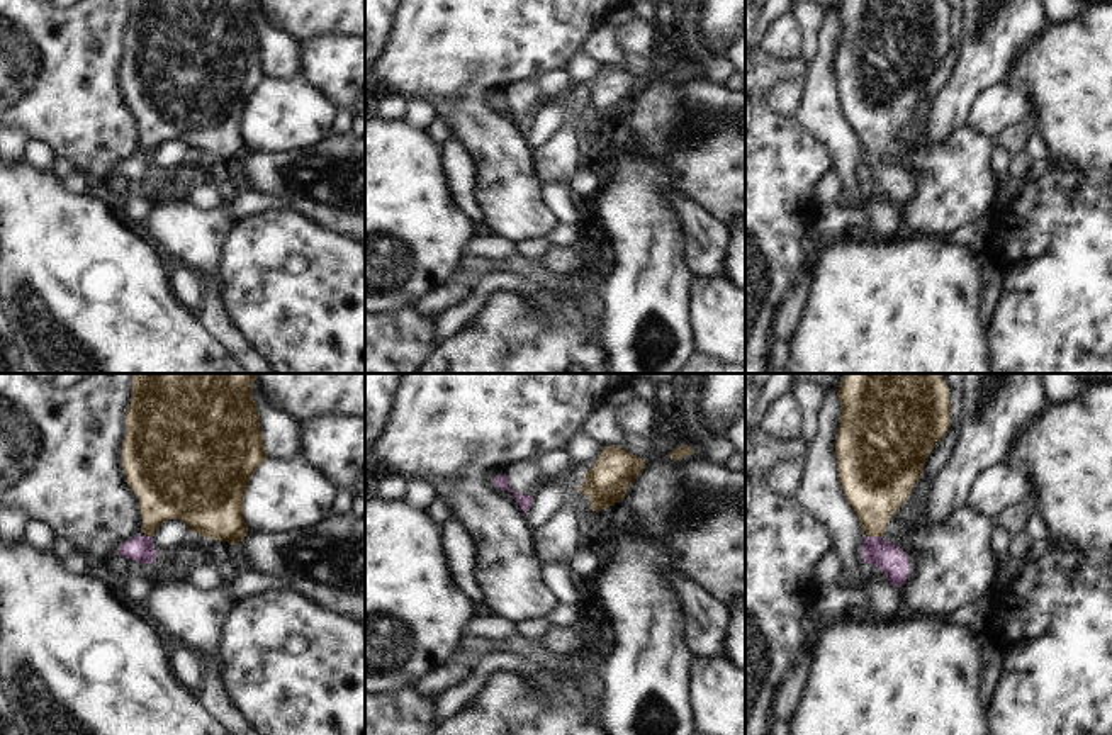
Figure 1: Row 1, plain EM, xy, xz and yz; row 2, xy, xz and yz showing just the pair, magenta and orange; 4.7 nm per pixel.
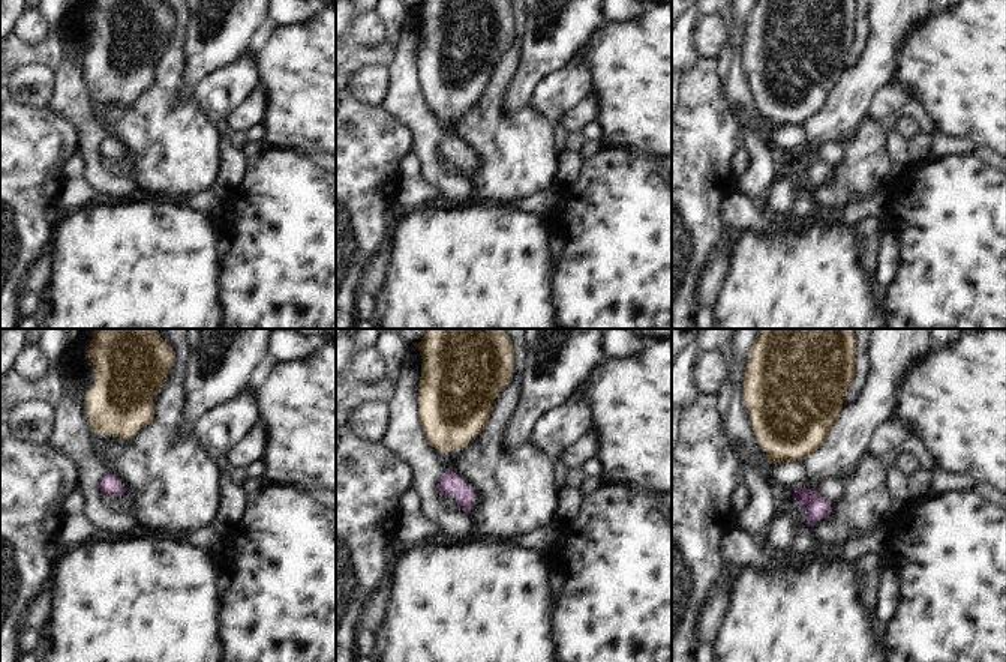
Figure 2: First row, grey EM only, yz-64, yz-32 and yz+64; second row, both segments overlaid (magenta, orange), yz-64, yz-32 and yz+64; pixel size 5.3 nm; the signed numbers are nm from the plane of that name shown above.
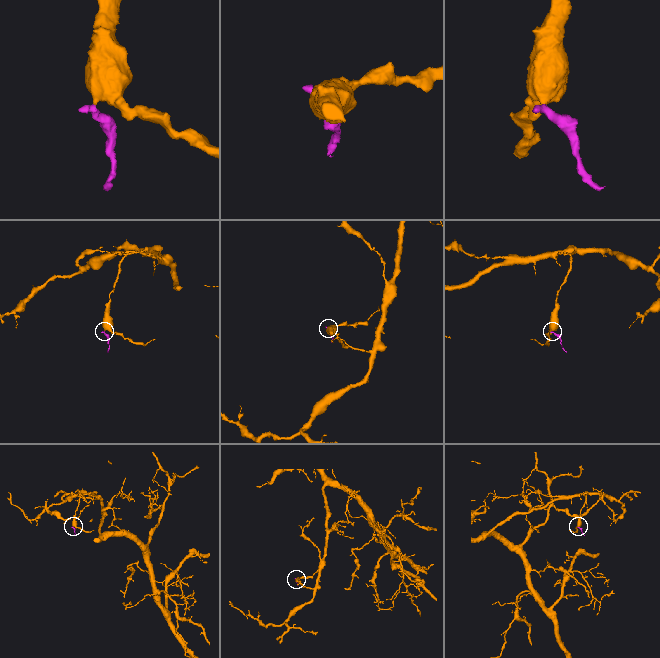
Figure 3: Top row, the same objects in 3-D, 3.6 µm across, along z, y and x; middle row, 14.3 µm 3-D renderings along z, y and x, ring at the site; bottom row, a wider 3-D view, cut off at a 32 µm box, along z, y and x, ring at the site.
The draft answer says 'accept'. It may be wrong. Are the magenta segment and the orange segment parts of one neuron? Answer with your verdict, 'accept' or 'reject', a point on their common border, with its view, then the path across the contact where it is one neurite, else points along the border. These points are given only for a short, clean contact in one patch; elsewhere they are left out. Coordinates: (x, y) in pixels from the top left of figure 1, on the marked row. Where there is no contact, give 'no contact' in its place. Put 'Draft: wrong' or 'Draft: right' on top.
Draft: right
accept | yz (875, 537) | across yz (895, 564), (875, 537), (876, 484)

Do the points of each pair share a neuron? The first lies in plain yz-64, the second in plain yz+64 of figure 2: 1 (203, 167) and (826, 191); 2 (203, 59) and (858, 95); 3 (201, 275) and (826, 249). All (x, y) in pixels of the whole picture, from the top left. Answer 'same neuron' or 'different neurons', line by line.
1: same neuron
2: same neuron
3: same neuron

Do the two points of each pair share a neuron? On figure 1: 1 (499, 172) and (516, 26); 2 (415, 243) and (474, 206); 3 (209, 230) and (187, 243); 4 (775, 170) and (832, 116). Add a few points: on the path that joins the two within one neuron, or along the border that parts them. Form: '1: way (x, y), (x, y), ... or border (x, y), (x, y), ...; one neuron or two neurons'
1: way (493, 136), (482, 124), (482, 61); one neuron
2: border (447, 175), (454, 199), (476, 221); two neurons
3: way (204, 235), (192, 238); one neuron
4: border (795, 117), (827, 150), (832, 167); two neurons

